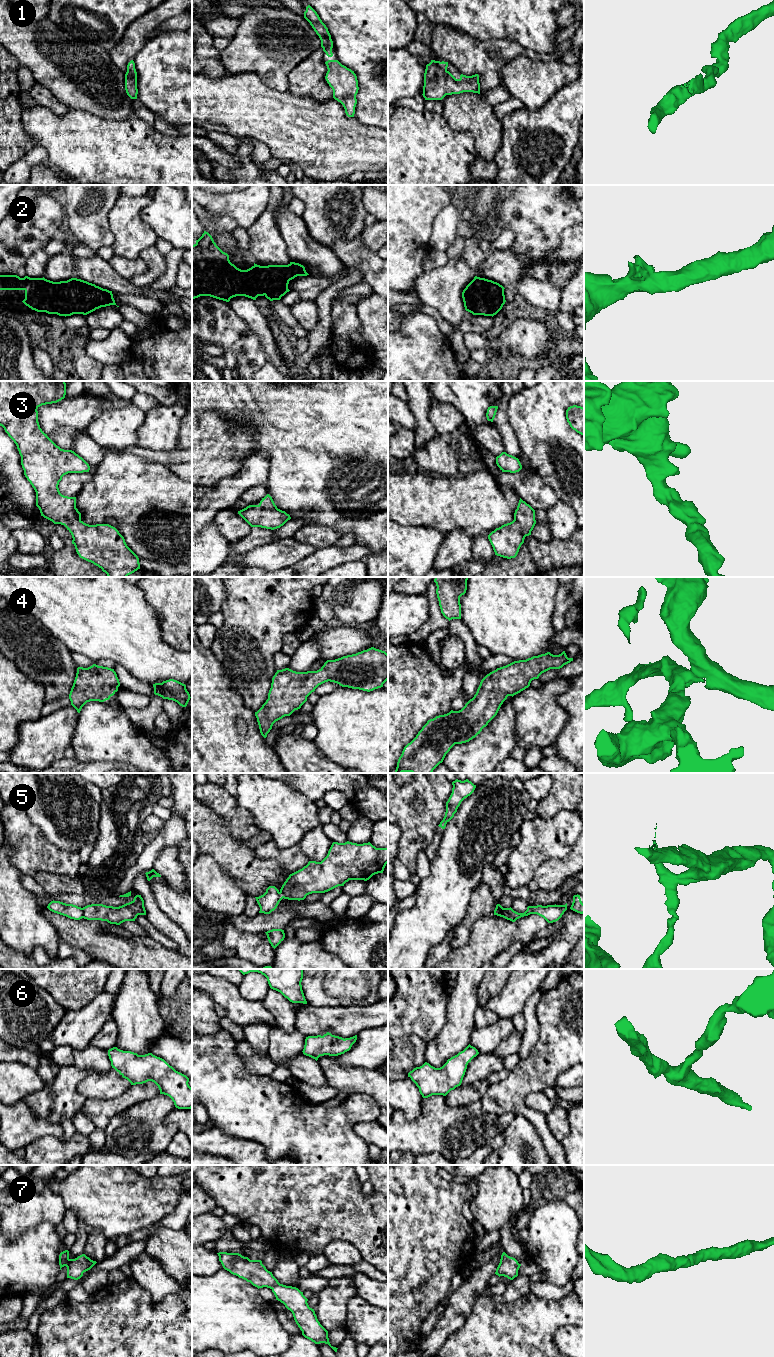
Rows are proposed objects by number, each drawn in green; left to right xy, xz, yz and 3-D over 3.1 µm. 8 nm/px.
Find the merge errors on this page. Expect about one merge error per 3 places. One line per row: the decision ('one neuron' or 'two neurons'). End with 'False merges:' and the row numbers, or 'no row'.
1: one neuron
2: one neuron
3: one neuron
4: one neuron
5: two neurons
6: one neuron
7: one neuron
False merges: 5

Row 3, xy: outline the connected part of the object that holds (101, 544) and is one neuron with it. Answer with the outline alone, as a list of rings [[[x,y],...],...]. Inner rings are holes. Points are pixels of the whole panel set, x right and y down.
[[[0,381],[0,426],[14,441],[21,456],[24,475],[36,492],[36,506],[41,516],[54,524],[64,525],[72,535],[72,544],[80,558],[93,563],[102,569],[108,577],[127,577],[140,569],[138,556],[127,546],[124,537],[109,524],[89,525],[81,520],[81,513],[76,508],[76,497],[64,496],[58,485],[62,477],[68,473],[89,472],[89,464],[72,450],[64,450],[57,446],[40,428],[37,409],[46,404],[57,403],[65,398],[65,381]]]

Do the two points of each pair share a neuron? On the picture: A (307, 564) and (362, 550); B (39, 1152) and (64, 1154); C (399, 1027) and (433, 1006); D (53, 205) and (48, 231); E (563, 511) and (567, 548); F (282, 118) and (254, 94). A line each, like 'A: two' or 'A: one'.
A: one
B: one
C: one
D: one
E: two
F: one

